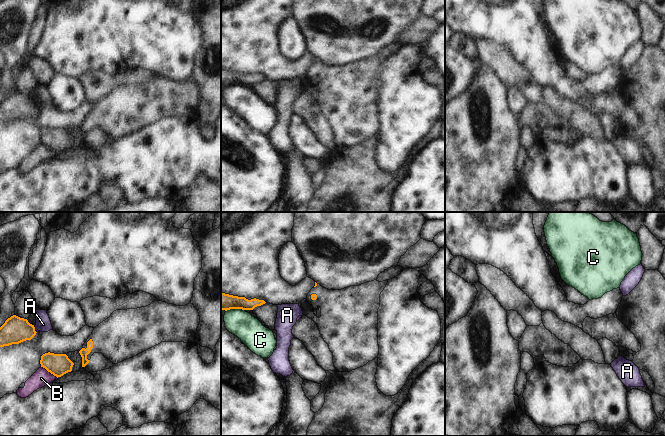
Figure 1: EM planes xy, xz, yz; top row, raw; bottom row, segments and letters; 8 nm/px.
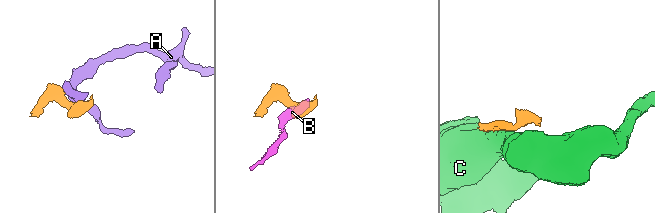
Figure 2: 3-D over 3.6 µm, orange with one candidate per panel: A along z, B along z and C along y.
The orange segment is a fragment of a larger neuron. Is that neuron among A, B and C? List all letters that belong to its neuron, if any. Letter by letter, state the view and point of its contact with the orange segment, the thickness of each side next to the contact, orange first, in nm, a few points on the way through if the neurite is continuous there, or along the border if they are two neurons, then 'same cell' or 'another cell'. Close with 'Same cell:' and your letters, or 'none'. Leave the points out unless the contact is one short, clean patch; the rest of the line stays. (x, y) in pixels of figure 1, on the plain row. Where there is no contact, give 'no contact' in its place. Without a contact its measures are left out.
A: xy (34, 105) | 220/130 nm | along xy (33, 102), (36, 108) | another cell
B: xy (49, 147) | 180/140 nm | along xy (41, 142), (57, 153) | another cell
C: xz (235, 84) | 140/220 nm | another cell
Same cell: none

